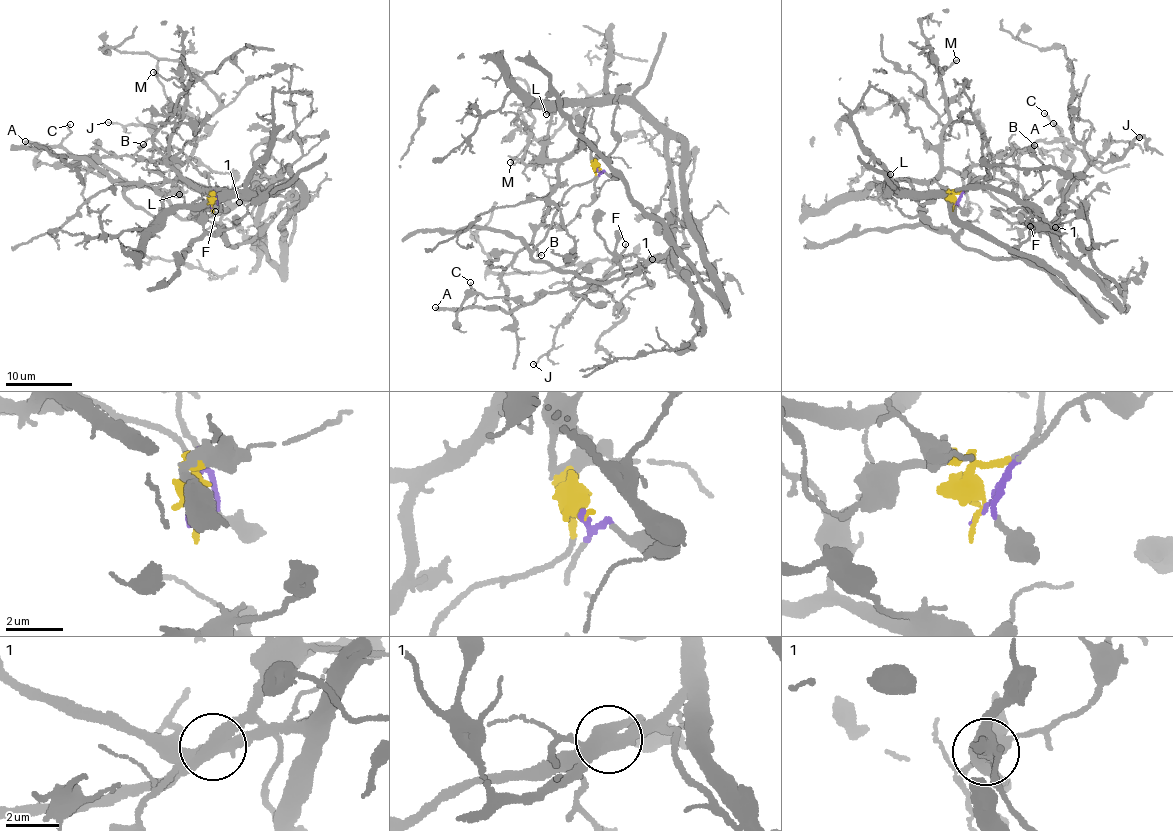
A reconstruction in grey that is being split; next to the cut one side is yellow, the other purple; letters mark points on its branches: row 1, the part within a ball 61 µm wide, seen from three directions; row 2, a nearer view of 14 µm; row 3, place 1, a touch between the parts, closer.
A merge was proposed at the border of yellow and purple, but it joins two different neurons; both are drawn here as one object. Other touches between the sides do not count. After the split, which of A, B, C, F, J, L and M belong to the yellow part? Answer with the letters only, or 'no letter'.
A, C, F

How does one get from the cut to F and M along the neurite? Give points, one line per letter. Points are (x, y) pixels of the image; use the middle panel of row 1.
F: (598, 170), (595, 177), (566, 192), (533, 257), (590, 279), (611, 281), (622, 274), (620, 256), (626, 244)
M: (598, 170), (592, 202), (564, 226), (546, 227), (554, 162), (537, 157), (538, 141), (510, 162)

